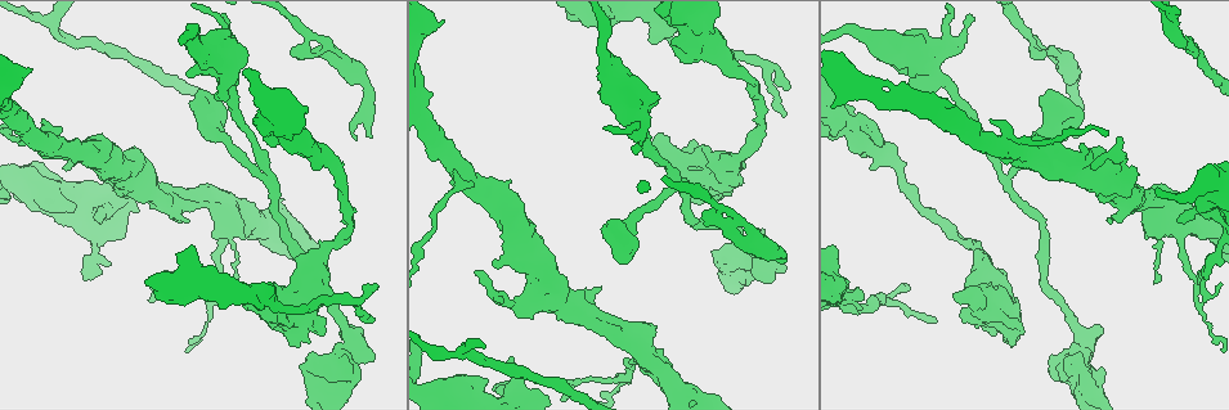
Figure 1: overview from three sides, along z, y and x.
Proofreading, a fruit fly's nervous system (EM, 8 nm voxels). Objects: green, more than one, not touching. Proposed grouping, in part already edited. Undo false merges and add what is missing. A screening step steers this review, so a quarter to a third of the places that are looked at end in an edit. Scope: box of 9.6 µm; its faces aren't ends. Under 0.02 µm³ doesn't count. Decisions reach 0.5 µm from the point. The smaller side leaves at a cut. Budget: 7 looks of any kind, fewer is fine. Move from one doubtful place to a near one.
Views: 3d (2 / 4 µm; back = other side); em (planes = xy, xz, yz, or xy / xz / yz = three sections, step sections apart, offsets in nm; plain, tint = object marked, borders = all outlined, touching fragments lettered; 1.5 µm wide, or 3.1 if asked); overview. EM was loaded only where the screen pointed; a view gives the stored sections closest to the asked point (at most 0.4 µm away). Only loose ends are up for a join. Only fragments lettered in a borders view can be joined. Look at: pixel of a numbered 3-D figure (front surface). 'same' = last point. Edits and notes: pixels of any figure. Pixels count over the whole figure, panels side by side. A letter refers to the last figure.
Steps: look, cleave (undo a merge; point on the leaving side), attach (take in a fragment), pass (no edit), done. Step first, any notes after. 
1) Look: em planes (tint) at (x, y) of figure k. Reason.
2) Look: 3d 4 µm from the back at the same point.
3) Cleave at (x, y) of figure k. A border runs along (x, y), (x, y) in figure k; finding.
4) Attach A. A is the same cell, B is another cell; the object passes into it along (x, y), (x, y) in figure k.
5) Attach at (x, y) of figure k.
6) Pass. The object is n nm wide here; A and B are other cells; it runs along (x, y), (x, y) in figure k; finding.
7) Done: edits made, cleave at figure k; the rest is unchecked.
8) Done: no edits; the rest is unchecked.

Look: em planes (borders) at (306, 51) of figure 1.

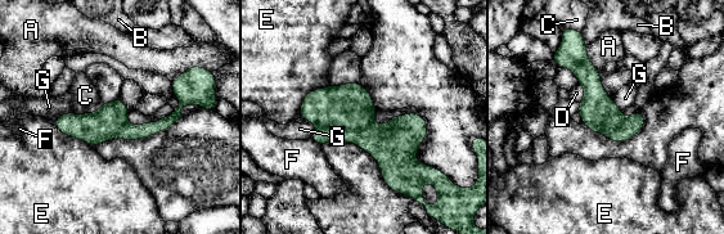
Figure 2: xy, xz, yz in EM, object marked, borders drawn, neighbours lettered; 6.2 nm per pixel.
Pass. A, B, C, D, E, F and G are other cells; it runs along (192, 98), (147, 130), (58, 122) in figure 2; all the same neuron.

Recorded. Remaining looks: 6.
Look: 3d 4 µm at (371, 138) of figure 1. An open end.

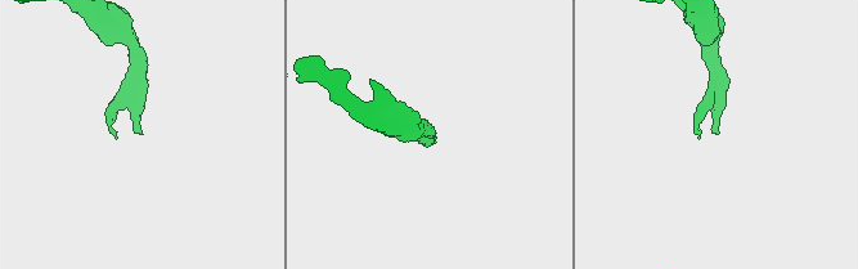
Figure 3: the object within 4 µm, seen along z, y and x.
Look: em planes (borders) at (717, 134) of figure 3. Need the tissue.

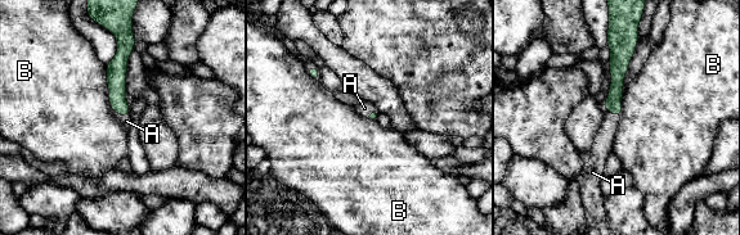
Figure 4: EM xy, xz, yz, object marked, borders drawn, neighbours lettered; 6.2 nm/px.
Attach A. A is the same cell, B is another cell; the object passes into it along (116, 76), (121, 114), (126, 121) in figure 4; the neuron continues.

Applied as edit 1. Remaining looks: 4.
Look: overview.

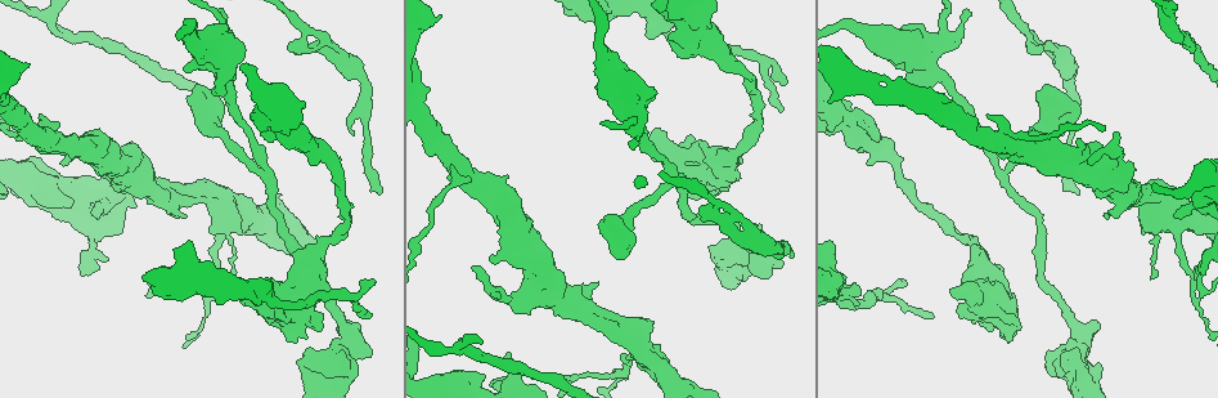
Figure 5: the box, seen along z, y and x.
Look: em xy step 8 (tint) at (1178, 217) of figure 5. Stops while still wide.

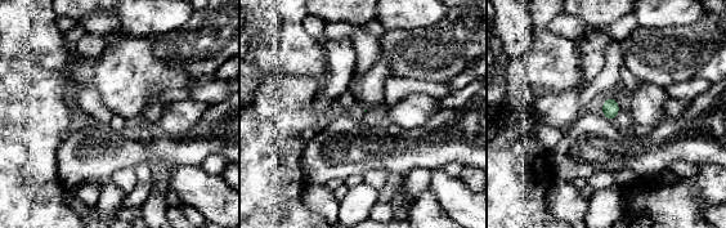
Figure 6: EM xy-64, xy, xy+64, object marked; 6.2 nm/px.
Look: em xy step 8 (borders) at the same point. What lies round it.

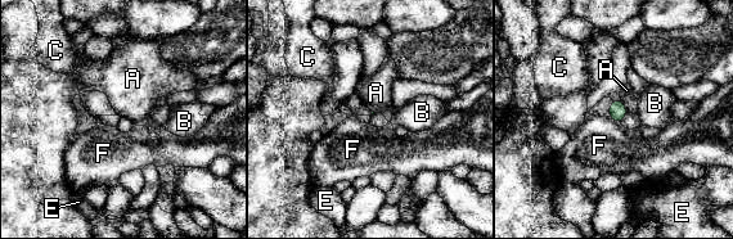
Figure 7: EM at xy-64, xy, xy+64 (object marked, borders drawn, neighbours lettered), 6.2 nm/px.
Pass. A, B, C, E and F are other cells; no lettered fragment goes on from it.

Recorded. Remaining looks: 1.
Done: edits made, attach at figure 4; the rest is unchecked.

